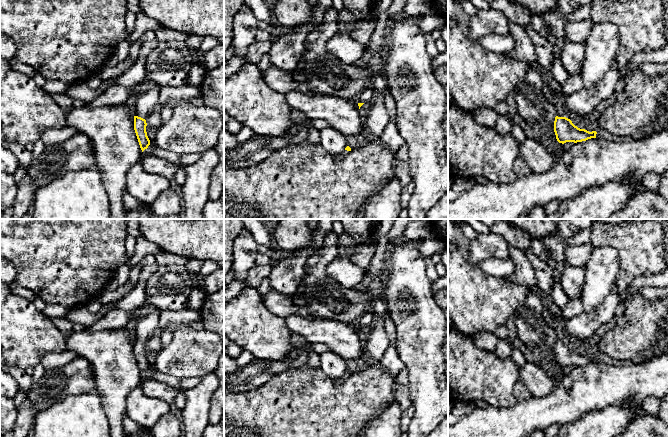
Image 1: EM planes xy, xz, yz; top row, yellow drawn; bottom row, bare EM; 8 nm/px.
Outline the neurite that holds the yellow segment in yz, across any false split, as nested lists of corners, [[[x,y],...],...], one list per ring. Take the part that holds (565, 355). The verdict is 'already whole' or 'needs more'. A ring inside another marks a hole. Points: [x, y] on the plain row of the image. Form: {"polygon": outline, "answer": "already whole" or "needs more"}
{"polygon": [[[555,316],[553,321],[553,329],[556,335],[554,356],[559,367],[577,367],[596,362],[596,355],[589,356],[585,353],[580,353],[566,341],[565,322],[557,316]]], "answer": "needs more"}

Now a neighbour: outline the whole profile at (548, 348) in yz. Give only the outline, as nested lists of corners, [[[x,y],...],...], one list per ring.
[[[547,328],[545,332],[545,341],[541,350],[544,353],[544,356],[554,355],[554,345],[556,341],[556,335],[553,328]]]

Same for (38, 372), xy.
[[[39,363],[34,367],[33,374],[31,375],[33,382],[39,381],[45,373],[44,367]]]

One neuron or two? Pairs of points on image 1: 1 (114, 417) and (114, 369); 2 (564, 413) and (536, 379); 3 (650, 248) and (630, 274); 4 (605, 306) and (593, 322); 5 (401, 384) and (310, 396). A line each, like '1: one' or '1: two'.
1: one
2: two
3: one
4: one
5: two

